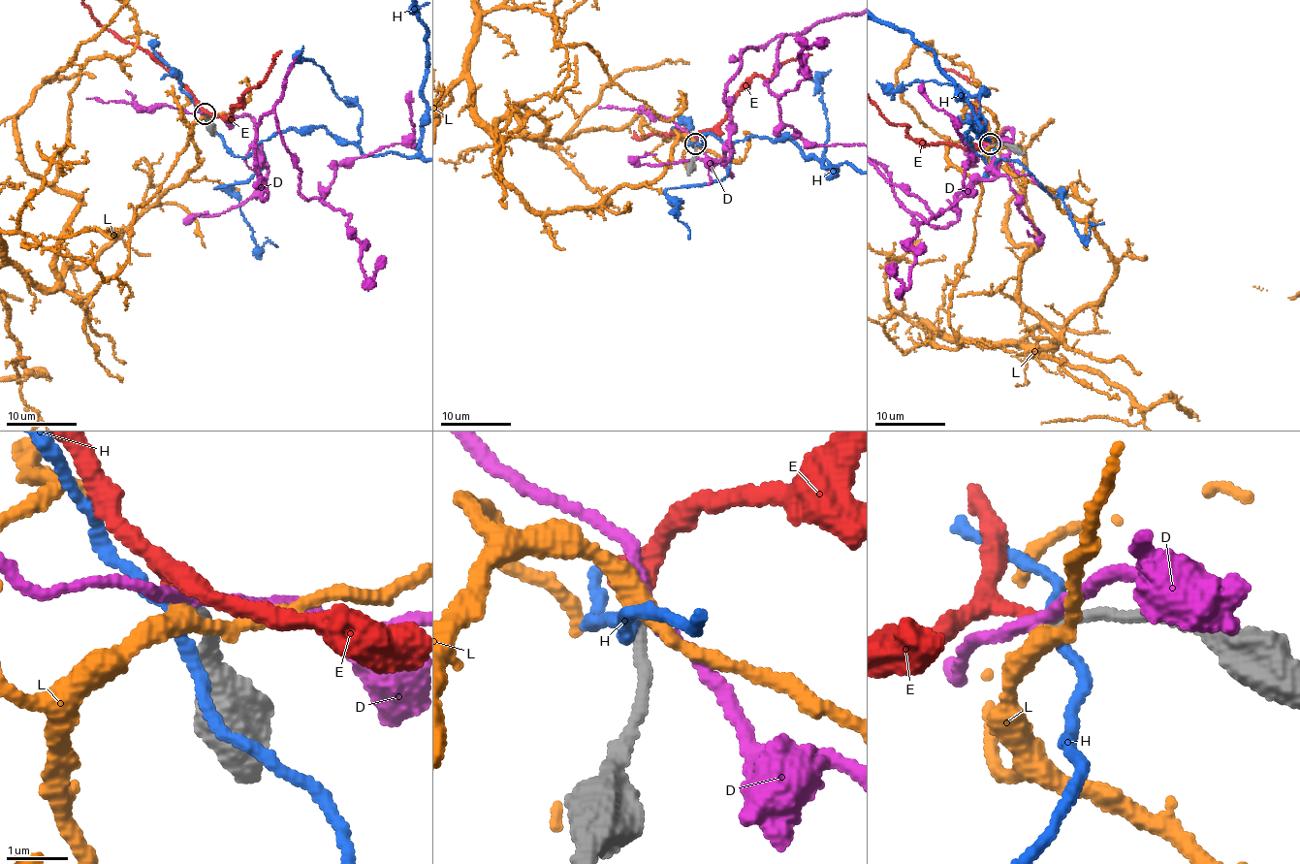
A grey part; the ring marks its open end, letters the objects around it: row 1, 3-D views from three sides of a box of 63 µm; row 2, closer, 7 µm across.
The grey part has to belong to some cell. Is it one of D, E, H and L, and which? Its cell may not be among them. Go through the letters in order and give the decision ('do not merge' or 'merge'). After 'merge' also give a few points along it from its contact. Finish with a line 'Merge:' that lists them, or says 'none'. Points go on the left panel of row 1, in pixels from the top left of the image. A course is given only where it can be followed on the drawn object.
D: do not merge
E: merge; it runs (205, 114), (194, 95), (139, 48), (125, 43), (109, 31)
H: do not merge
L: do not merge
Merge: E

